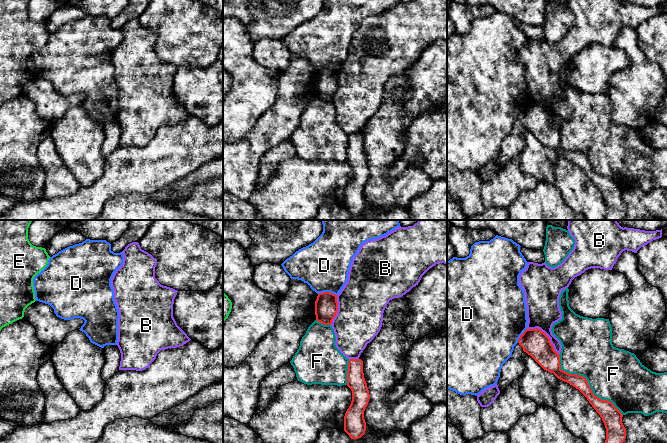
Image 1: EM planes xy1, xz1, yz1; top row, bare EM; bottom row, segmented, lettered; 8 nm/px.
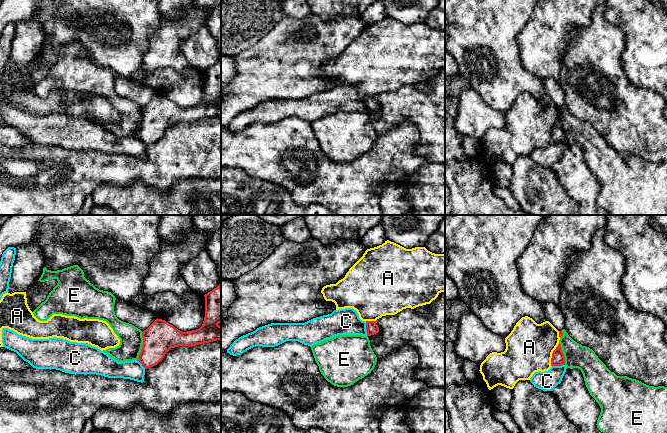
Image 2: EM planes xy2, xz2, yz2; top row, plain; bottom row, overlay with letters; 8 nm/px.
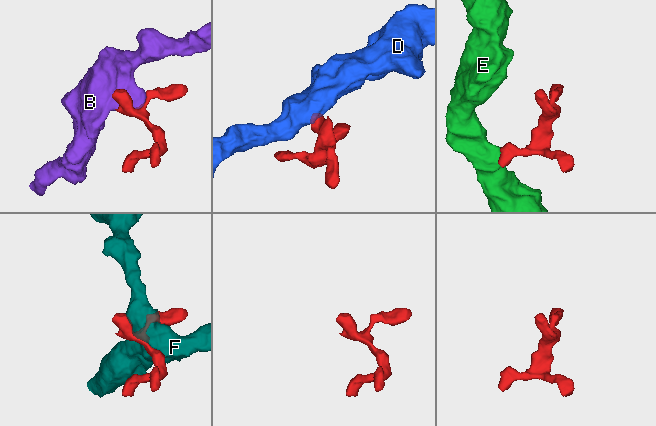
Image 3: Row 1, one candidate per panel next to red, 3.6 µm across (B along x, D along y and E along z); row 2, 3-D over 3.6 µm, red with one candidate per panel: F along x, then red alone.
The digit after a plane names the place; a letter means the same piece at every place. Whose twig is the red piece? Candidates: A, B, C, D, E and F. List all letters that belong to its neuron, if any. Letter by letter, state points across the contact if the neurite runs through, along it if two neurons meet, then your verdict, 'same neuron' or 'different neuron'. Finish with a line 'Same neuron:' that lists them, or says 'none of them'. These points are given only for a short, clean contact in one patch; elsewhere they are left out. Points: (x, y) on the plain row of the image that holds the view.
A: along yz2 (559, 119), (552, 129), (551, 142) | different neuron
B: different neuron
C: along xz2 (365, 98), (367, 111) | different neuron
D: along xz1 (318, 69), (332, 68), (336, 71) | different neuron
E: along xy2 (142, 107), (142, 124), (137, 136) | different neuron
F: different neuron
Same neuron: none of them

